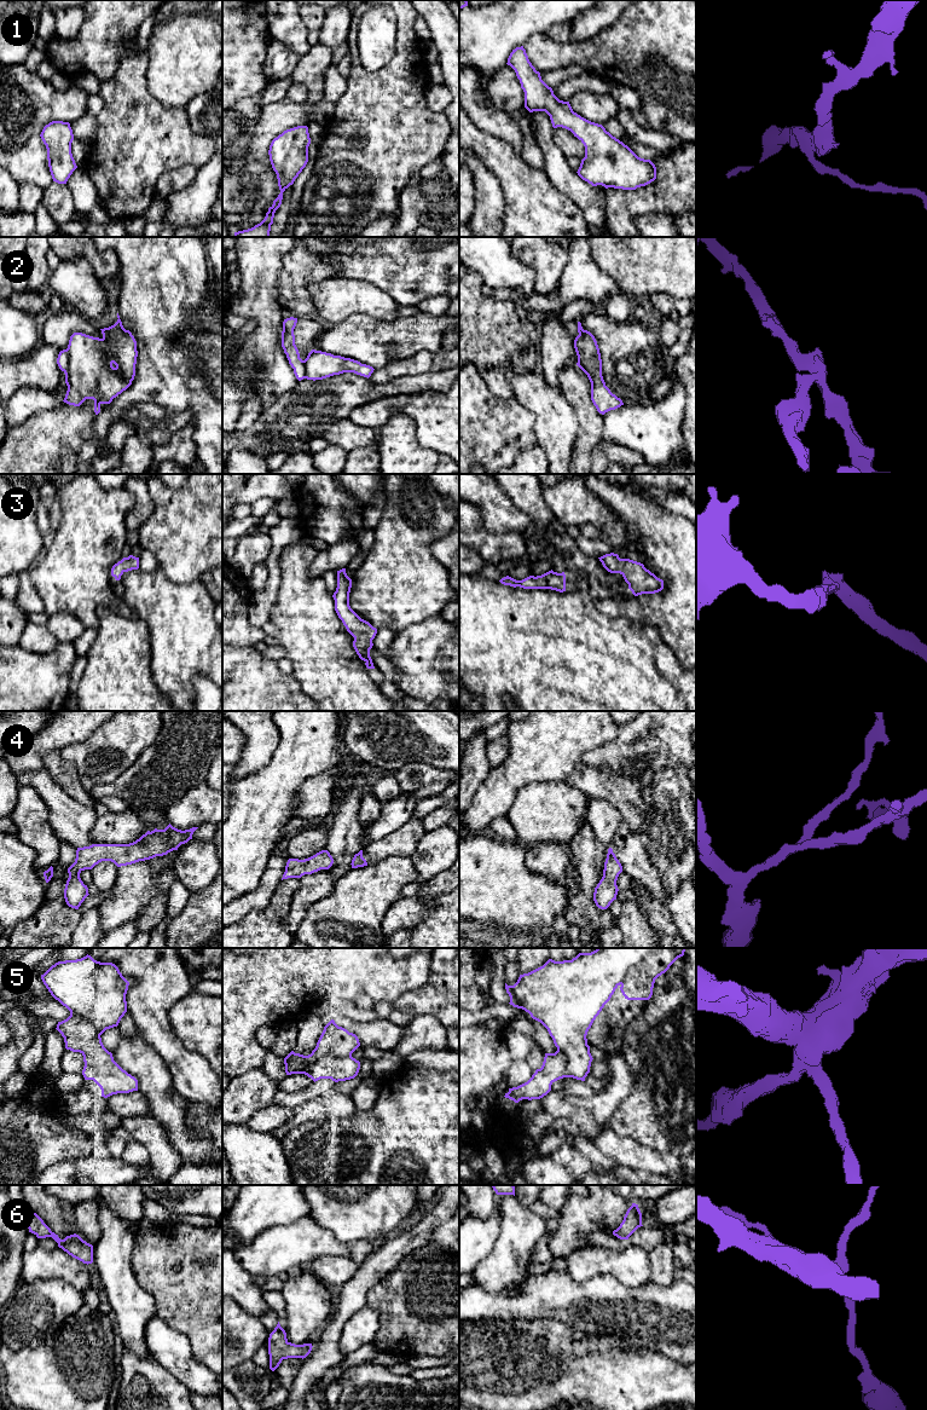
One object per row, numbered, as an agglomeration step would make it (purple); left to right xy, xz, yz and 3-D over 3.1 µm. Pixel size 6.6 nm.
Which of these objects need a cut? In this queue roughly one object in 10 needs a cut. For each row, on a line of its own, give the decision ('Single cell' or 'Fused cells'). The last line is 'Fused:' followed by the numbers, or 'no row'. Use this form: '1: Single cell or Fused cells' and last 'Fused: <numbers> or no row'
1: Single cell
2: Fused cells
3: Single cell
4: Single cell
5: Single cell
6: Single cell
Fused: 2

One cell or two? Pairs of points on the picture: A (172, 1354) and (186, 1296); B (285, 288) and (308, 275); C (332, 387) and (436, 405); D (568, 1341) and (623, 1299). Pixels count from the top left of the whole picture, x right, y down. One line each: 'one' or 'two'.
A: two
B: one
C: two
D: two

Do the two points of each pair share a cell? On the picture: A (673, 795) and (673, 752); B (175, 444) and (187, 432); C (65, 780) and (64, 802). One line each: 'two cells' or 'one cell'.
A: two cells
B: one cell
C: two cells

